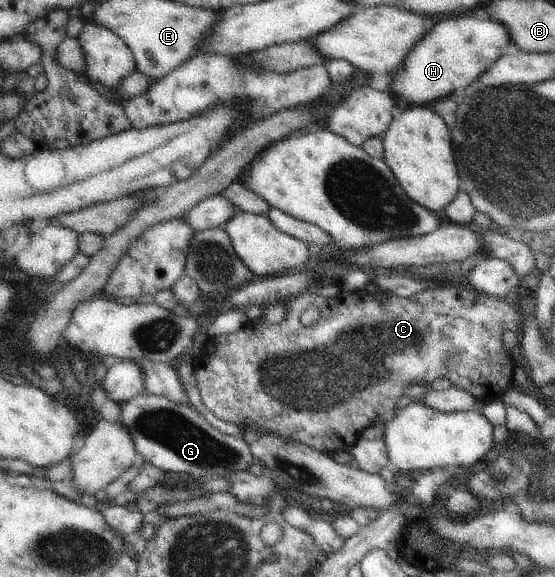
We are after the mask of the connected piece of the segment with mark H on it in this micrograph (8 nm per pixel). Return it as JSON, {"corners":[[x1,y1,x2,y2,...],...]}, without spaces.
{"corners":[[452,17,431,25,426,35,412,47,406,55,402,69,396,74,390,73,393,80,390,89,408,103,432,103,444,99,456,89,464,89,479,76,486,73,504,54,504,48,510,43,506,25,492,19,476,17]]}

